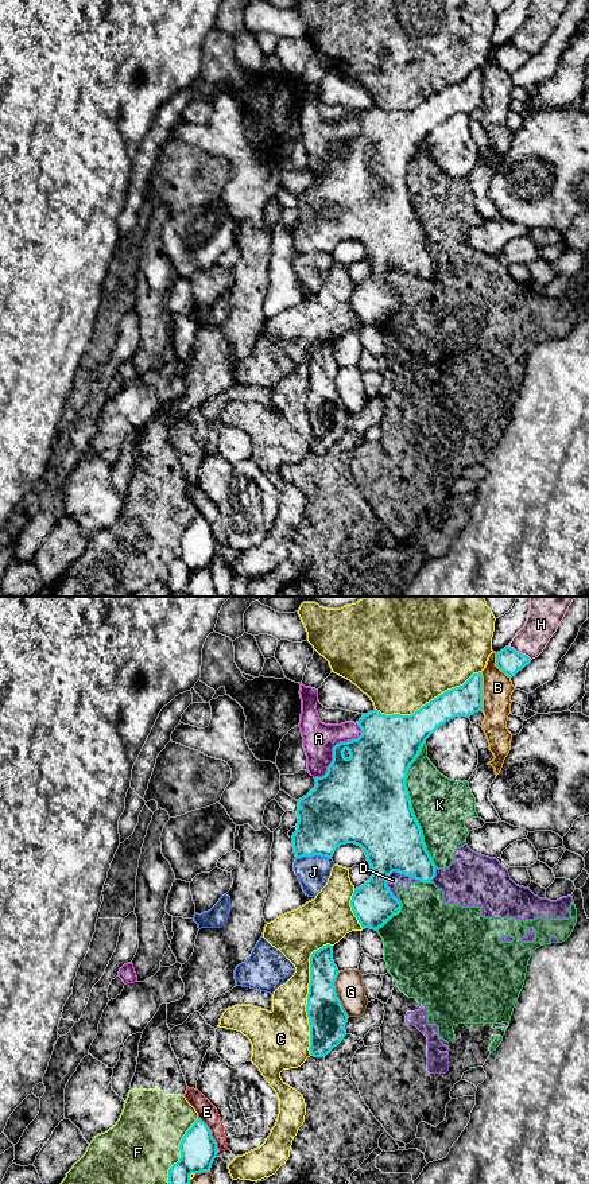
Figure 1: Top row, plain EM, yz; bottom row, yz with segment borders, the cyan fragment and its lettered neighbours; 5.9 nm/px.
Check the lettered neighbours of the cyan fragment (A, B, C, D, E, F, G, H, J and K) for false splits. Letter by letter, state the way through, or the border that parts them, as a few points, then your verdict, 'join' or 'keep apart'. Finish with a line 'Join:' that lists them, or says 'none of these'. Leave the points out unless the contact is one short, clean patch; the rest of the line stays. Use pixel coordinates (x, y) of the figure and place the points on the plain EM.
A: keep apart
B: keep apart
C: keep apart
D: keep apart
E: keep apart
F: keep apart
G: keep apart
H: keep apart
J: keep apart
K: keep apart
Join: none of these

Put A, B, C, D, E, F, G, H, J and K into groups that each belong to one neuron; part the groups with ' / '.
A / B / C / D K / E / F / G / H / J

